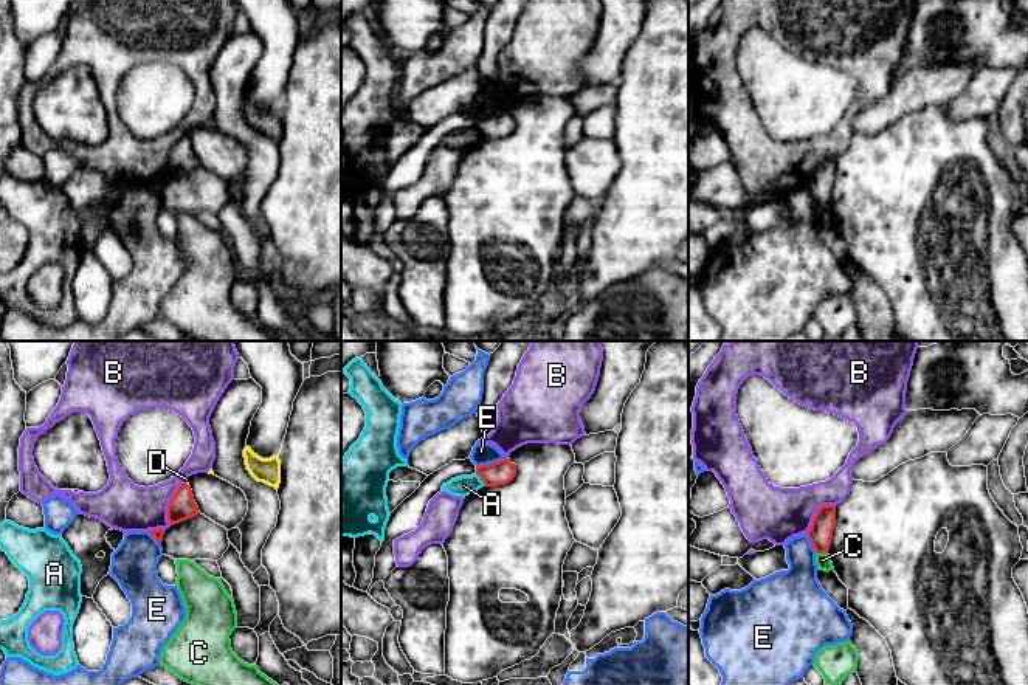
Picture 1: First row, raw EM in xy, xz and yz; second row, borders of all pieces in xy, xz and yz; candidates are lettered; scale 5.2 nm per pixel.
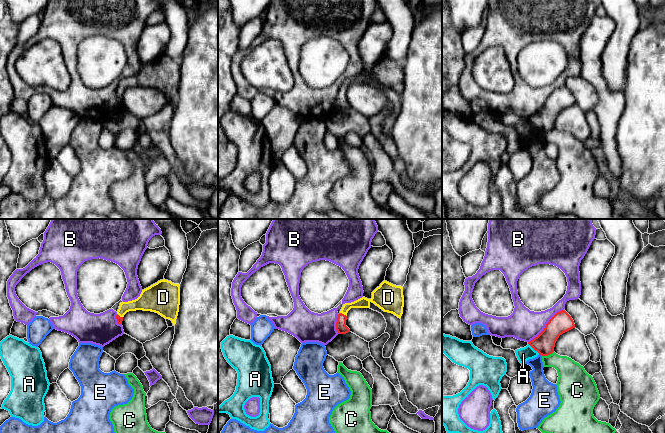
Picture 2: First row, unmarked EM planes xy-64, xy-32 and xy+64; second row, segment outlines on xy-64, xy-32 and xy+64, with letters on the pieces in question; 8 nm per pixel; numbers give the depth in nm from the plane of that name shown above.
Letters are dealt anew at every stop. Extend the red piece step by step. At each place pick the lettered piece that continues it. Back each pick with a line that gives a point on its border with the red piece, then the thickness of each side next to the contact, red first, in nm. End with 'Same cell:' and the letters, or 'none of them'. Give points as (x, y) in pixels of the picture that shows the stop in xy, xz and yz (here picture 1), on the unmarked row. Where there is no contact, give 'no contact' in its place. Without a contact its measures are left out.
D: meets red in xy at (186, 137); 140 nm thick on the red side, 20 nm on the other
Same cell: D

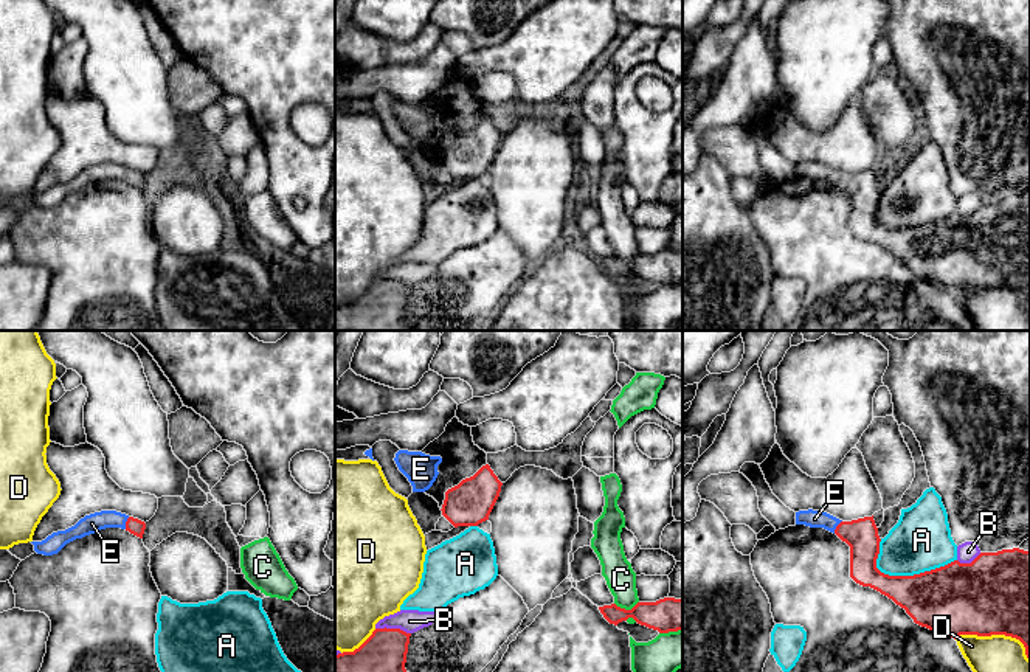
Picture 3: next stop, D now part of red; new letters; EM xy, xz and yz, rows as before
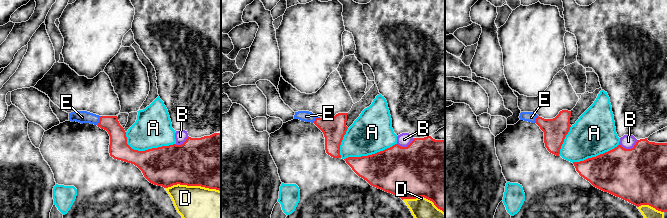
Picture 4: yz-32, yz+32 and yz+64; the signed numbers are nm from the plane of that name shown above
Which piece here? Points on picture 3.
E: meets red in yz at (836, 179); 170 nm thick on the red side, 100 nm on the other
Same cell: E

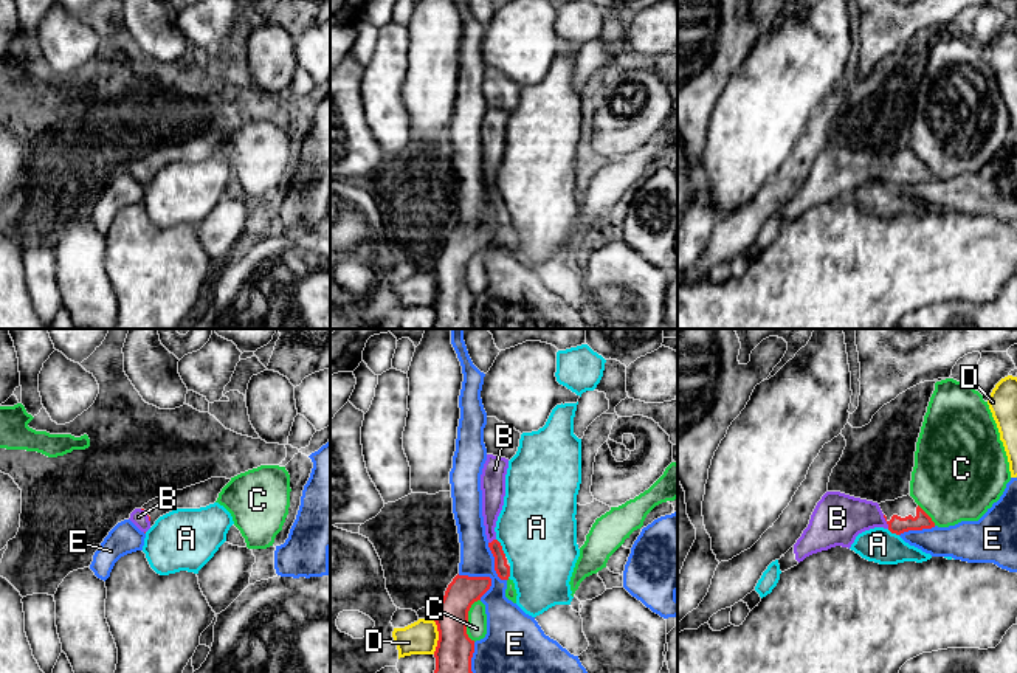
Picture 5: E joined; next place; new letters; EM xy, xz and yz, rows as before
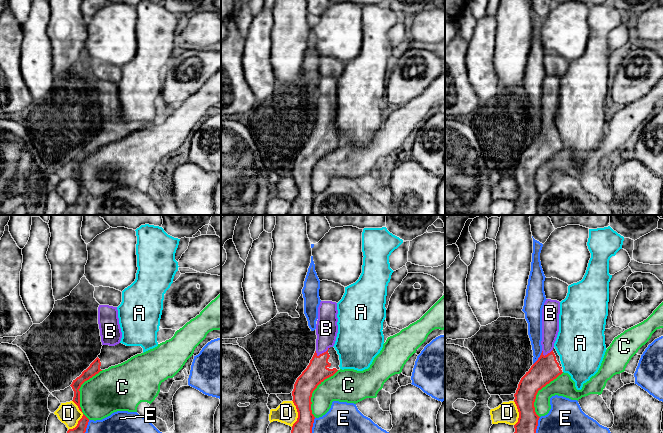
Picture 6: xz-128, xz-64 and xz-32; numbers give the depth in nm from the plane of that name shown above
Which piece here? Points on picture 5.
B: meets red in yz at (885, 172); 90 nm thick on the red side, 260 nm on the other
Same cell: B

